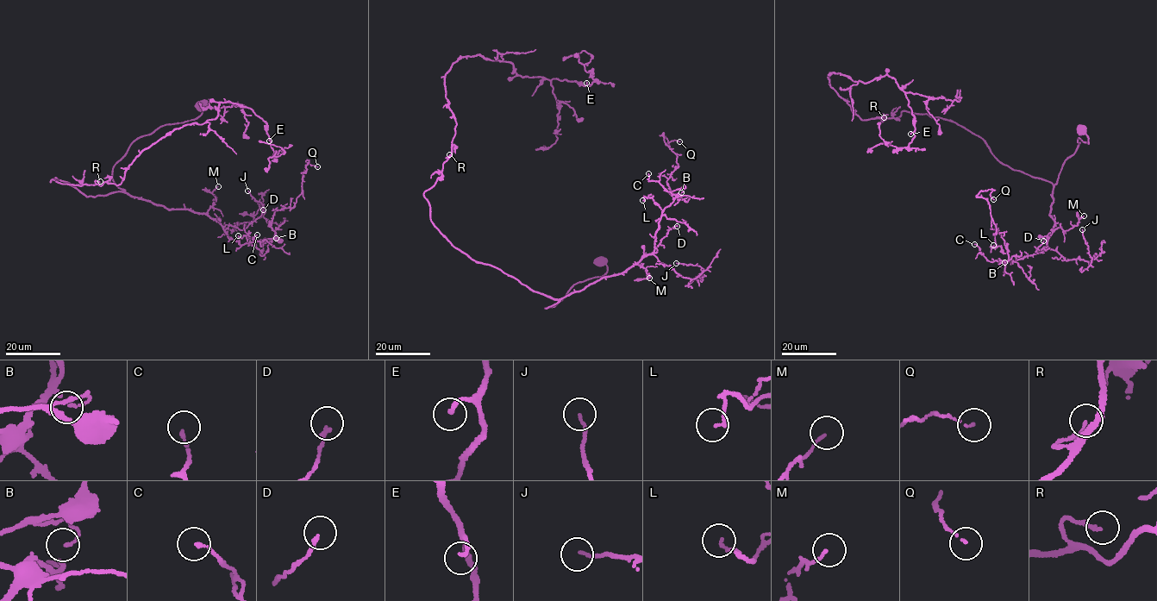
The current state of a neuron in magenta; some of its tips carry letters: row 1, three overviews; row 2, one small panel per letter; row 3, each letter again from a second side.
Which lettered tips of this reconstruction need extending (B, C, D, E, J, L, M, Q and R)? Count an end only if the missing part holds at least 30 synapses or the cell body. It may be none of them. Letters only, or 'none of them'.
none of them

